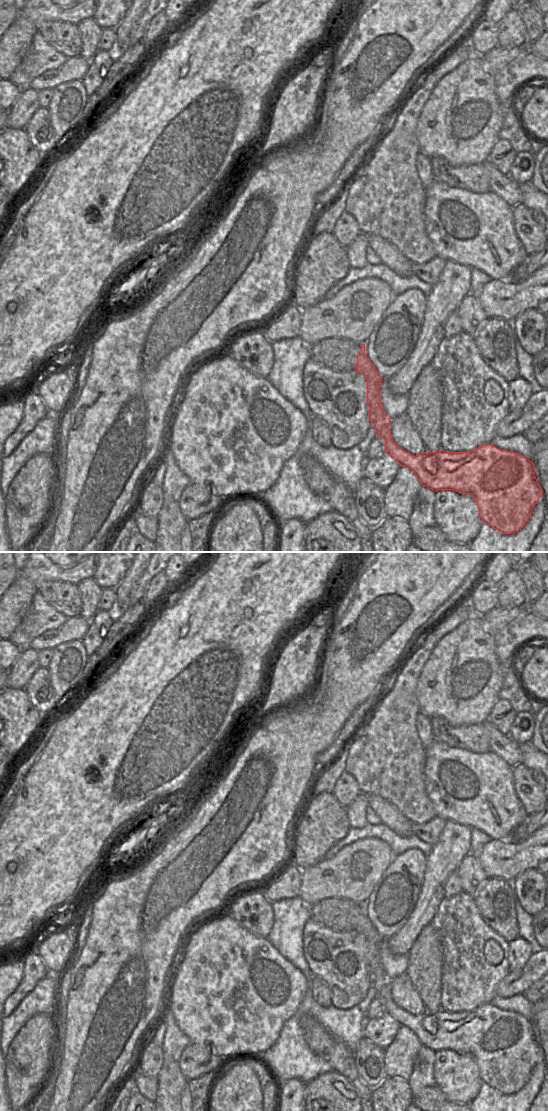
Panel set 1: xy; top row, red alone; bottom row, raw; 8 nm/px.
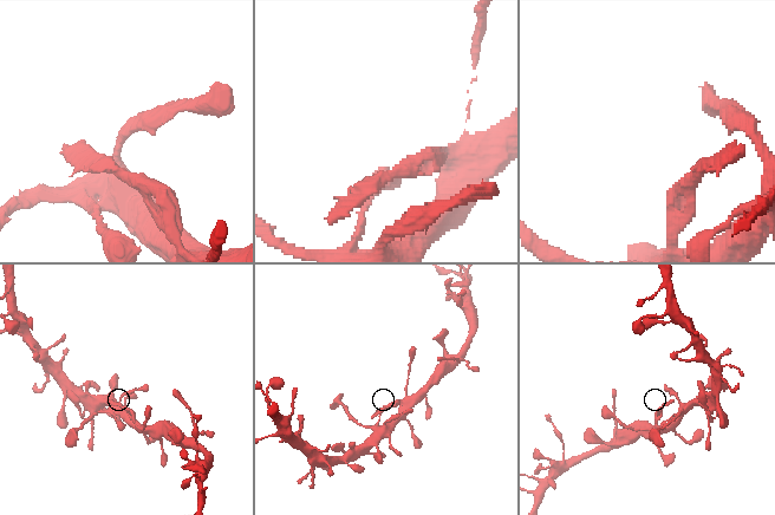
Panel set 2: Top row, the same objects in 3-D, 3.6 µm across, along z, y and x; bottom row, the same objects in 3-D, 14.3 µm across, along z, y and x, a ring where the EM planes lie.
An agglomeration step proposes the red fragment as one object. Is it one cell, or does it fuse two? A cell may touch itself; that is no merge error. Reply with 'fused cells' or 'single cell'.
fused cells

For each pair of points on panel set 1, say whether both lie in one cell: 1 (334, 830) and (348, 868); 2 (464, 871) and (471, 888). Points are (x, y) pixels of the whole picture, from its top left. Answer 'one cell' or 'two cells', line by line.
1: two cells
2: one cell

